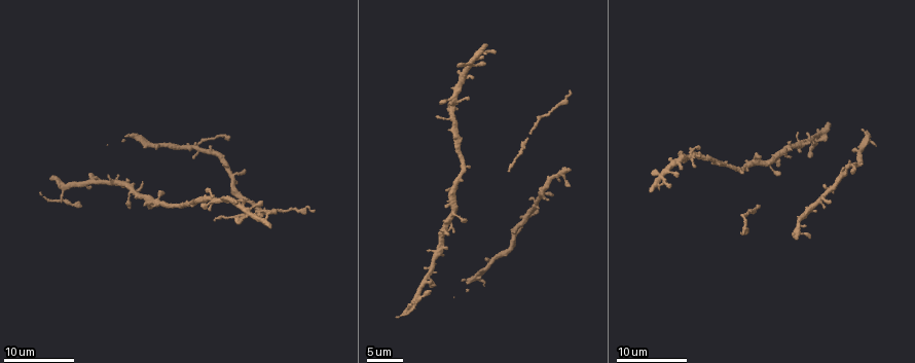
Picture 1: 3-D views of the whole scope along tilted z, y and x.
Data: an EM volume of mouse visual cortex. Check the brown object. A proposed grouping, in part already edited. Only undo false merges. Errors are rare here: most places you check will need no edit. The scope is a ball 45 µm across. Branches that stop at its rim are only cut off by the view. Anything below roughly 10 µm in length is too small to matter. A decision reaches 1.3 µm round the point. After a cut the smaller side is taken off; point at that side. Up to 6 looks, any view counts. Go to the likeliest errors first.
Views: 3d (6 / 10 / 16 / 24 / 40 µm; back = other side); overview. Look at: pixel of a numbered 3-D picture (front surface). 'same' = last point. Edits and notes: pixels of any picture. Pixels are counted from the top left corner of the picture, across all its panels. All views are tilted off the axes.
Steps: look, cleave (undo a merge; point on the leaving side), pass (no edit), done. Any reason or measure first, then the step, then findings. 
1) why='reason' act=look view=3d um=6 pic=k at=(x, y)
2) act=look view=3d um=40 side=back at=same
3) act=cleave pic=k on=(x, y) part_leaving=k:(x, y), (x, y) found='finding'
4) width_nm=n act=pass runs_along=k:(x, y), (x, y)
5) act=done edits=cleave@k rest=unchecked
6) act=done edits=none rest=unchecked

why='looks like a crossing' act=look view=3d um=10 pic=1 at=(425, 276)

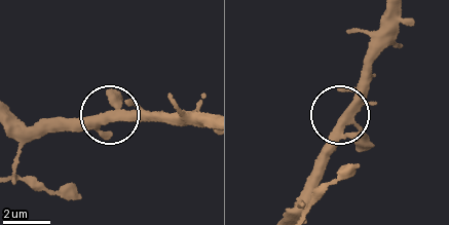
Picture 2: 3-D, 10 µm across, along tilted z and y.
arms=4 act=pass runs_along=2:(137, 120), (111, 115), (42, 127) found='continuous, no second neuron'

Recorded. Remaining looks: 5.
act=look view=3d um=10 pic=1 at=(469, 167)

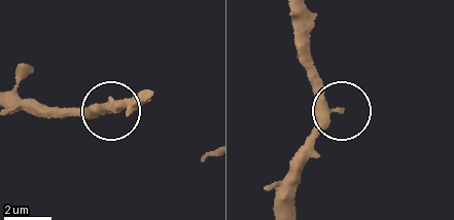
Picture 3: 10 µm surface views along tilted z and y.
width_nm=380 act=pass runs_along=3:(286, 209), (292, 173), (338, 109), (309, 72) found='all the same neuron'

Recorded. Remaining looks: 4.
why='calibre changes' act=look view=3d um=6 pic=1 at=(519, 155)

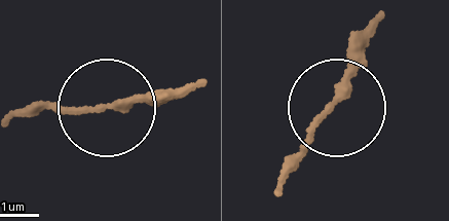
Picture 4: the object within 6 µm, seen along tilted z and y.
width_nm=190 act=pass found='continuous, no second neuron'

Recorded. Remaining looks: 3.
act=done edits=none rest=unchecked

